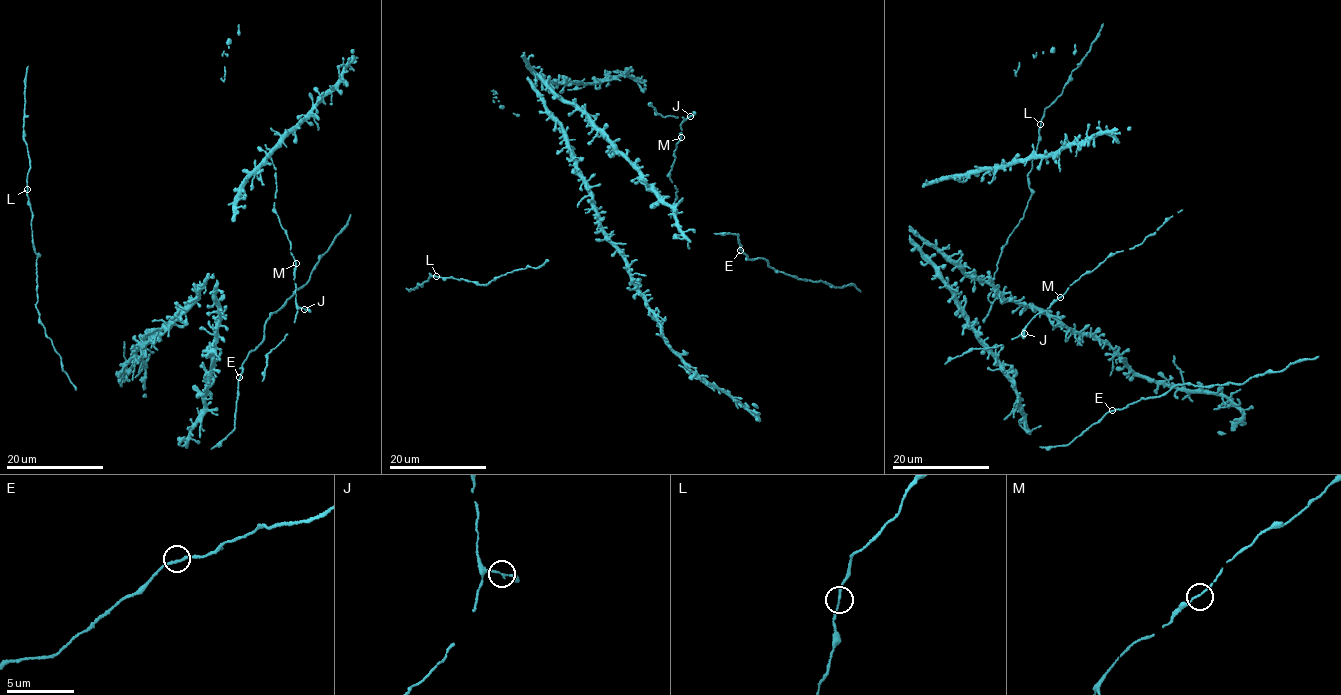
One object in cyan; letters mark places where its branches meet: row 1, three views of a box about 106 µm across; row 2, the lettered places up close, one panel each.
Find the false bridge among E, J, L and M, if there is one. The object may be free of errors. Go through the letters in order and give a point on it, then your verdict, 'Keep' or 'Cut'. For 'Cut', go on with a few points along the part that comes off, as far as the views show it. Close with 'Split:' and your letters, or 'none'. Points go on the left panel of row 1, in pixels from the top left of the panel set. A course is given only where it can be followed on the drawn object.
E: Place: (239, 377). Keep
J: Place: (304, 309). Keep
L: Place: (27, 189). Keep
M: Place: (296, 263). Keep
Split: none

